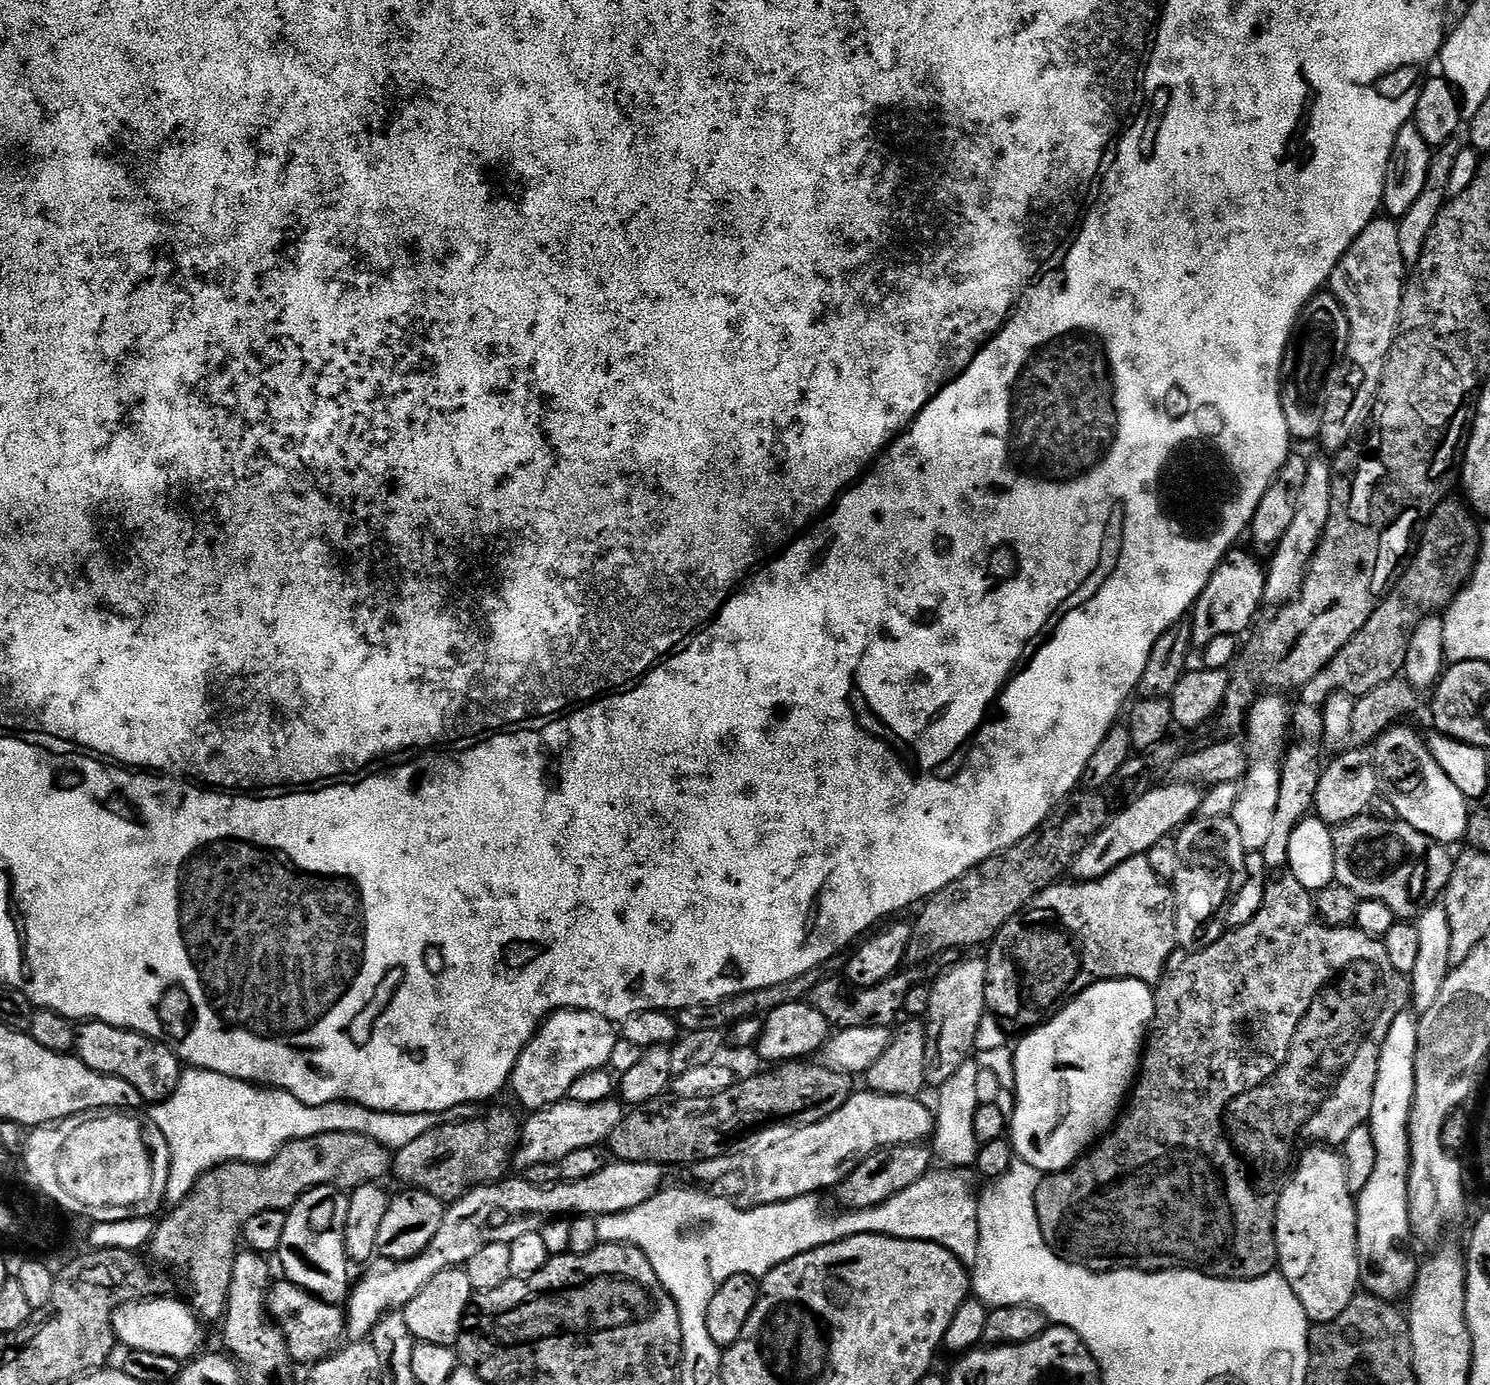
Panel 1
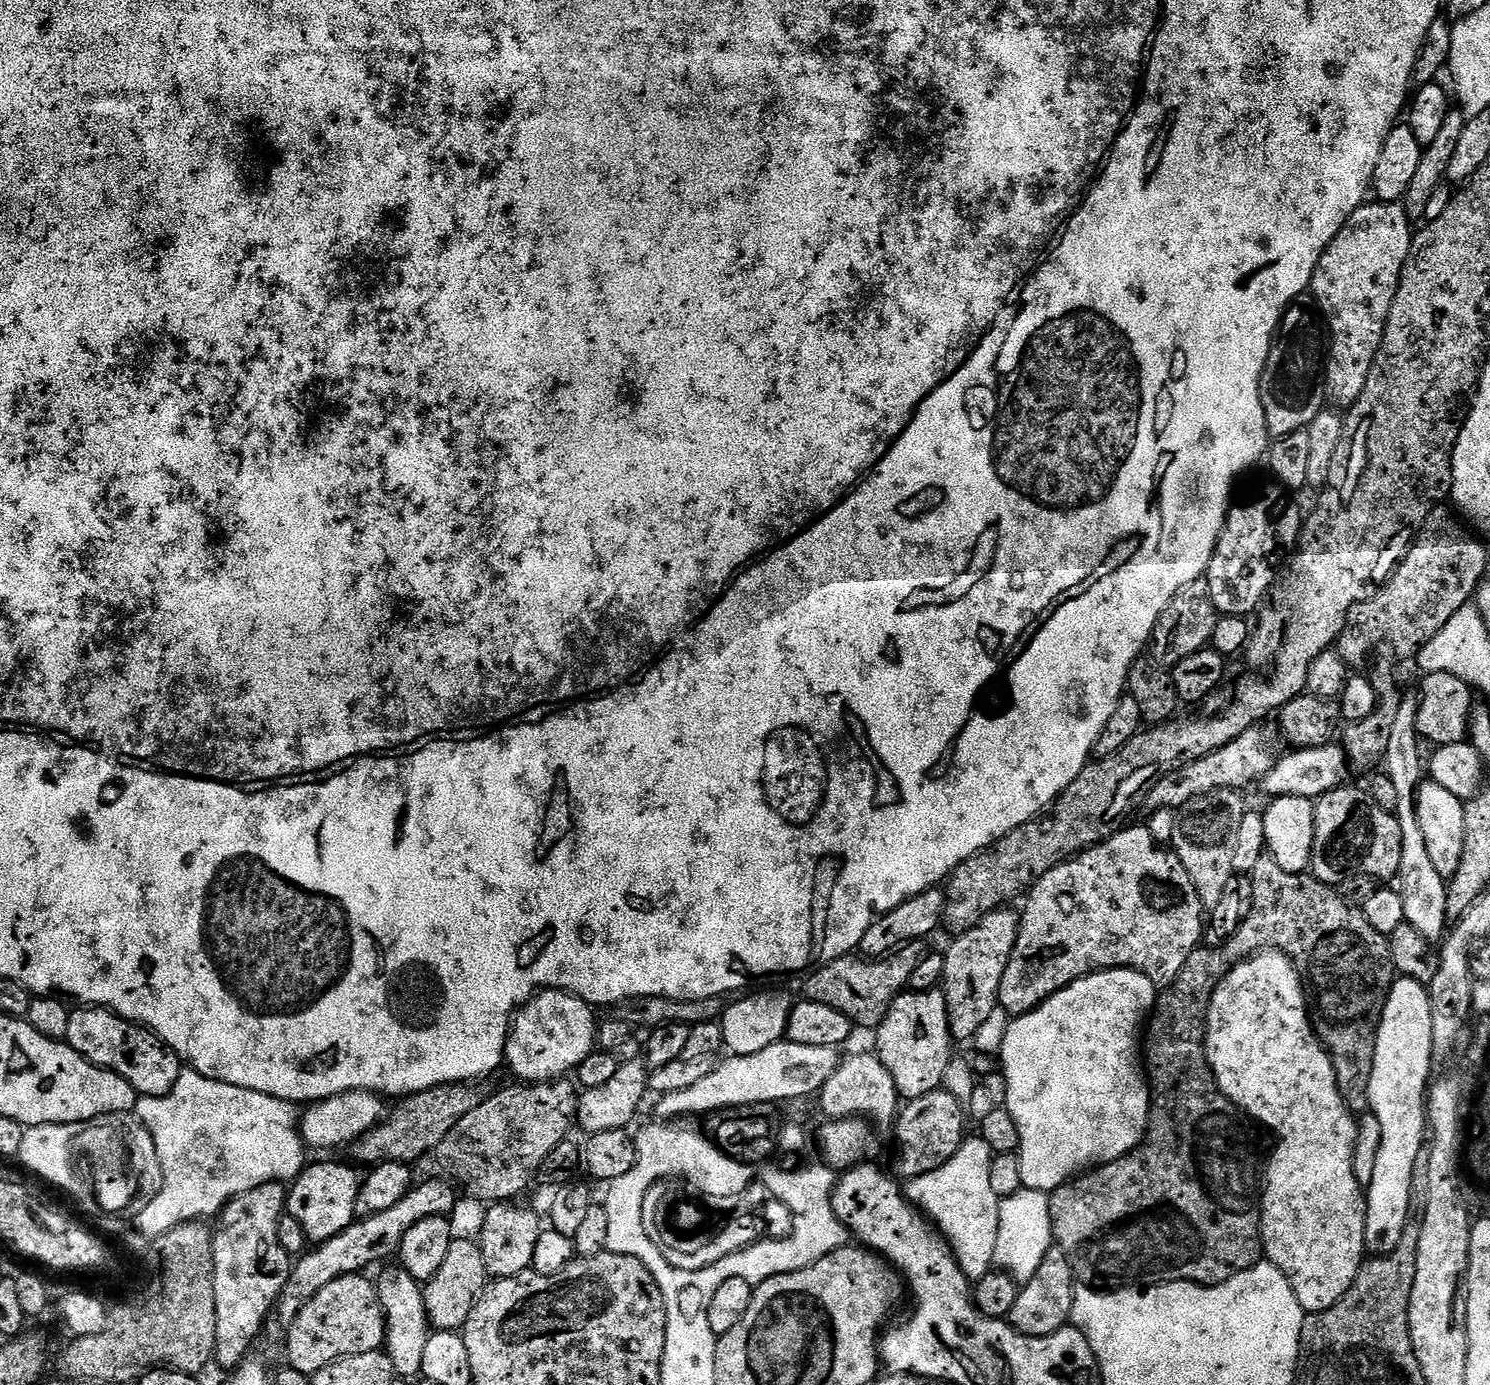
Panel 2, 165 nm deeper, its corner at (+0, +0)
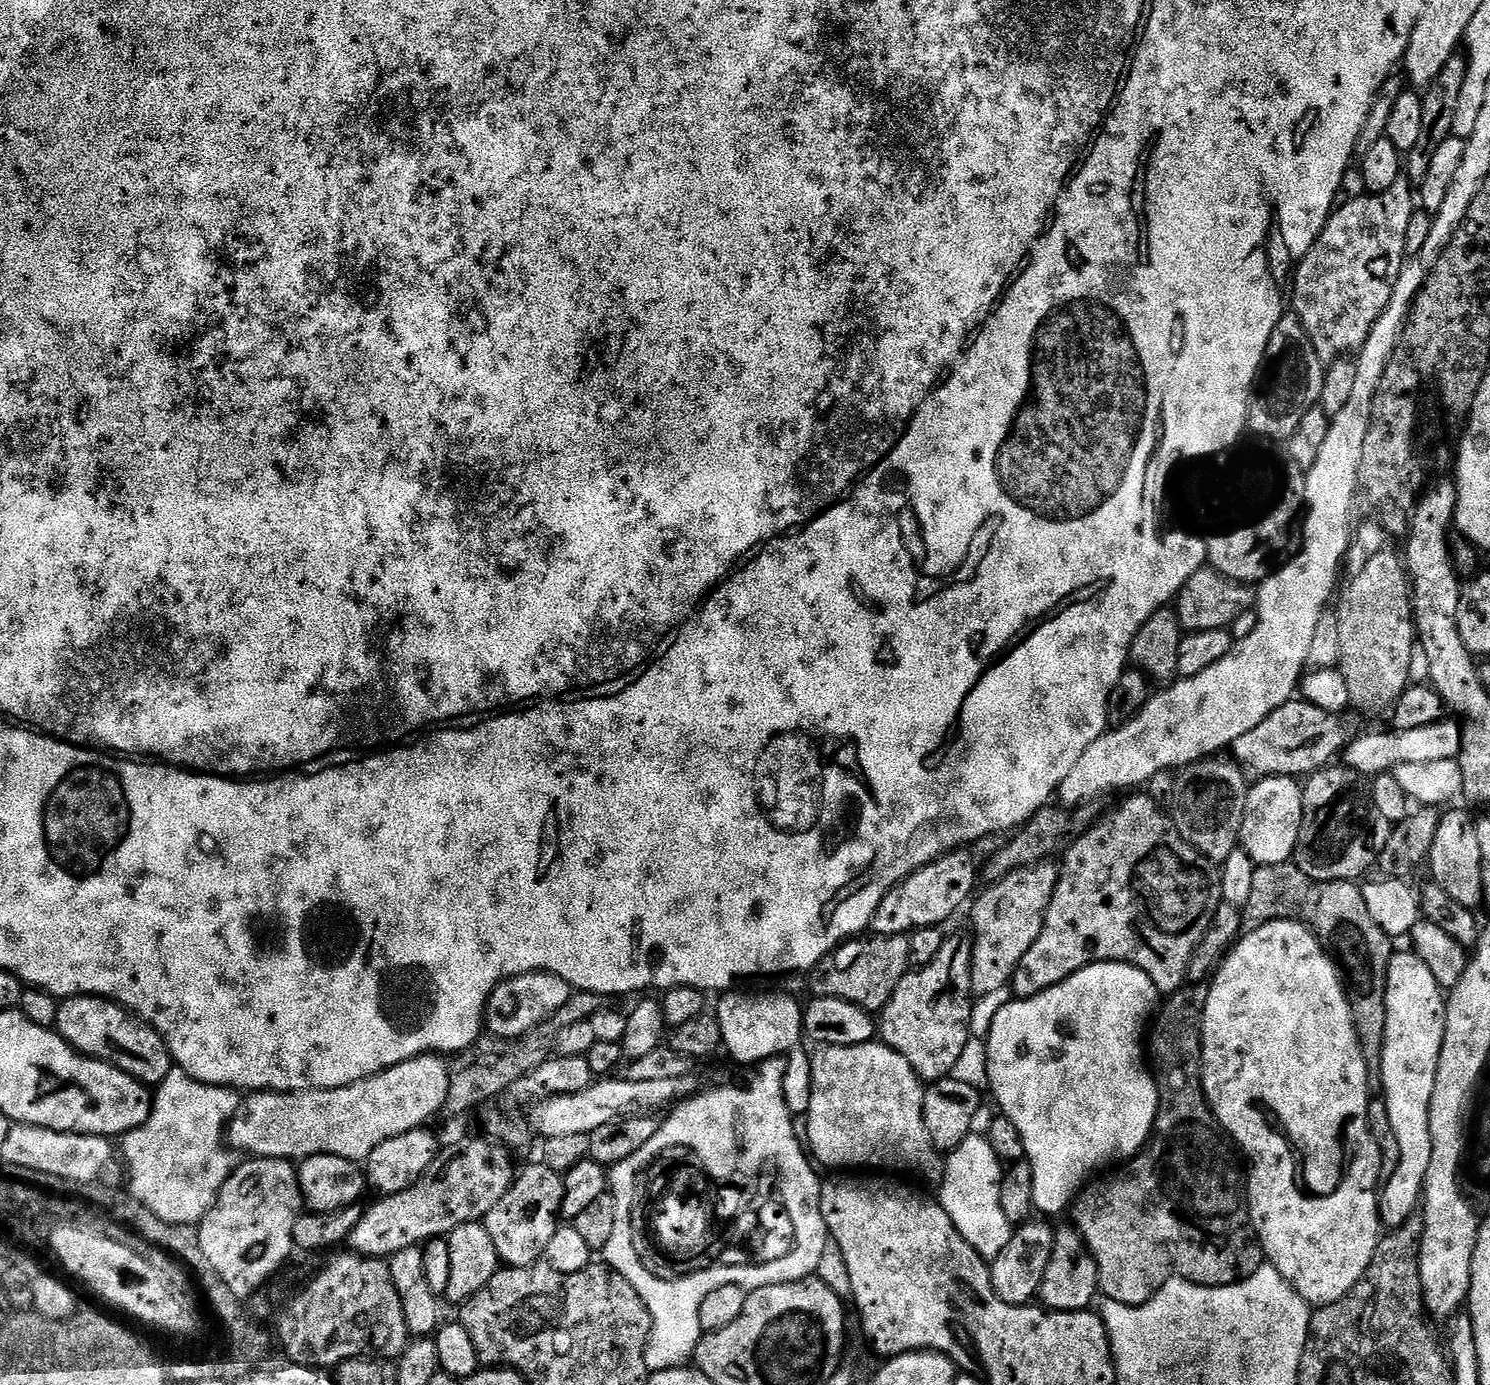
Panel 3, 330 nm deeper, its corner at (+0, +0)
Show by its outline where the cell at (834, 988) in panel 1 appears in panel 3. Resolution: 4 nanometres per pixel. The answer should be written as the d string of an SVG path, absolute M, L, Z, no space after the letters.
M861 935L845 940L839 948L829 952L816 964L807 977L811 995L822 998L842 998L854 1006L879 1014L890 1002L898 982L910 970L910 942L908 936Z

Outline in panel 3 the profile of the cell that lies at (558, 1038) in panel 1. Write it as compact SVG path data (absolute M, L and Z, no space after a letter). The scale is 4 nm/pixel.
M527 972L521 976L512 976L509 980L503 982L492 991L488 999L488 1010L486 1013L486 1028L493 1036L510 1038L516 1040L520 1036L525 1036L530 1030L534 1030L542 1022L551 1020L554 1013L562 1010L566 1002L570 1002L573 989L562 978L558 978L549 972Z

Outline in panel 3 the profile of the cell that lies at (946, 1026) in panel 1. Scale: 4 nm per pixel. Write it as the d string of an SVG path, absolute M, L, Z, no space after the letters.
M1045 862L1014 870L1002 879L989 883L989 888L975 897L971 905L973 908L970 929L970 982L973 997L979 998L1011 985L1012 975L1022 962L1026 950L1030 950L1038 934L1042 934L1044 911L1050 906L1056 883L1060 880L1061 869L1054 865L1055 863Z

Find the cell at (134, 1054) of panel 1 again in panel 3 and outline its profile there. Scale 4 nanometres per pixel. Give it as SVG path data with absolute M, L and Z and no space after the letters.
M70 996L60 1000L55 1031L83 1056L104 1060L145 1086L159 1086L171 1073L174 1061L159 1032L119 1004L103 996Z

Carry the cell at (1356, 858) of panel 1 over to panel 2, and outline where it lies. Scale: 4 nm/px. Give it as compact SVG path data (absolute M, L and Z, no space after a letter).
M1341 786L1315 801L1314 846L1311 875L1324 884L1339 886L1346 878L1369 876L1388 882L1397 875L1402 862L1402 830L1391 811L1388 812L1368 792Z

